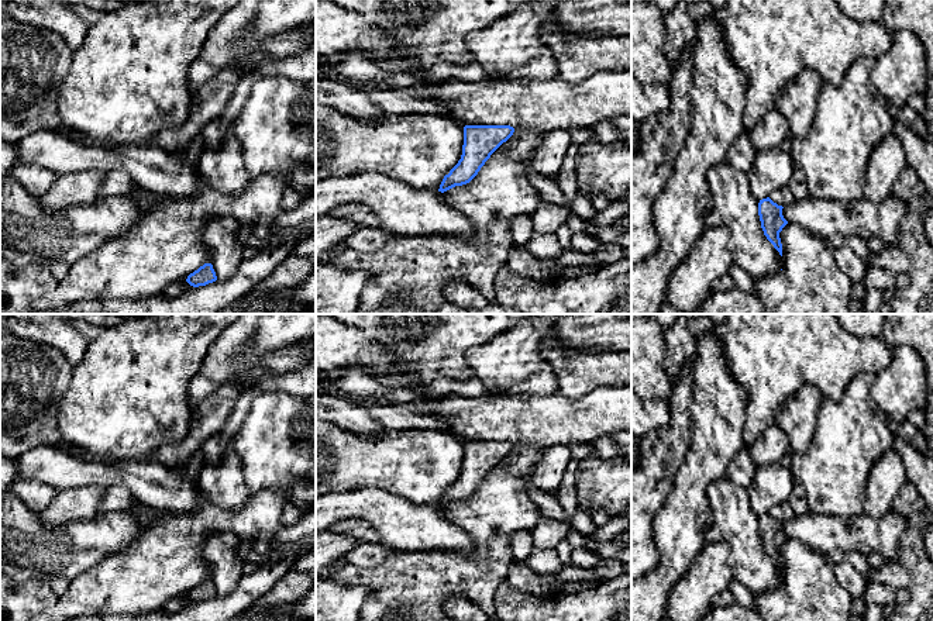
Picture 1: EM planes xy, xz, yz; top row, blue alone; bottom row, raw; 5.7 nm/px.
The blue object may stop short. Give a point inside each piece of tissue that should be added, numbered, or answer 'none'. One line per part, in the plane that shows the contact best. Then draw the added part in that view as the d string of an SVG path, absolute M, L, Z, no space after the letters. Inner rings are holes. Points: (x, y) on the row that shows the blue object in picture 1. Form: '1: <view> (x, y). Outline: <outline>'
none

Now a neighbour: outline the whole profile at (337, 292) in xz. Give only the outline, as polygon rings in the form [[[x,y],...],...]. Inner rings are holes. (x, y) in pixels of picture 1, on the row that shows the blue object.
[[[316,259],[316,314],[358,314],[371,276]]]

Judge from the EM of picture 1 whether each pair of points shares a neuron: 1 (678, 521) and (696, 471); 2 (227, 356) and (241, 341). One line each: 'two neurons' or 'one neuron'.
1: one neuron
2: one neuron

